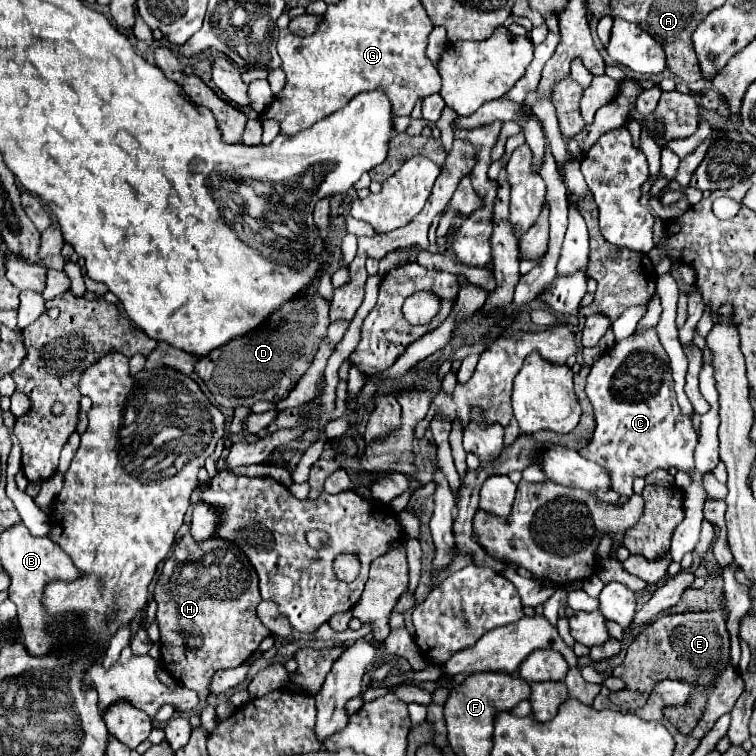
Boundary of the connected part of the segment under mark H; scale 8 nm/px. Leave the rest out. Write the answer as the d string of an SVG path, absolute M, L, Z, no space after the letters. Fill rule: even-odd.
M186 533L172 547L172 553L162 567L162 573L154 589L154 597L158 601L158 625L162 645L160 655L164 671L170 673L178 685L184 685L196 691L200 699L206 699L210 695L208 687L212 675L246 663L252 657L252 653L258 651L262 639L270 635L268 627L264 627L256 615L258 601L262 601L258 599L258 595L258 575L252 563L248 563L248 557L240 551L240 547L216 537L196 541L190 533Z

